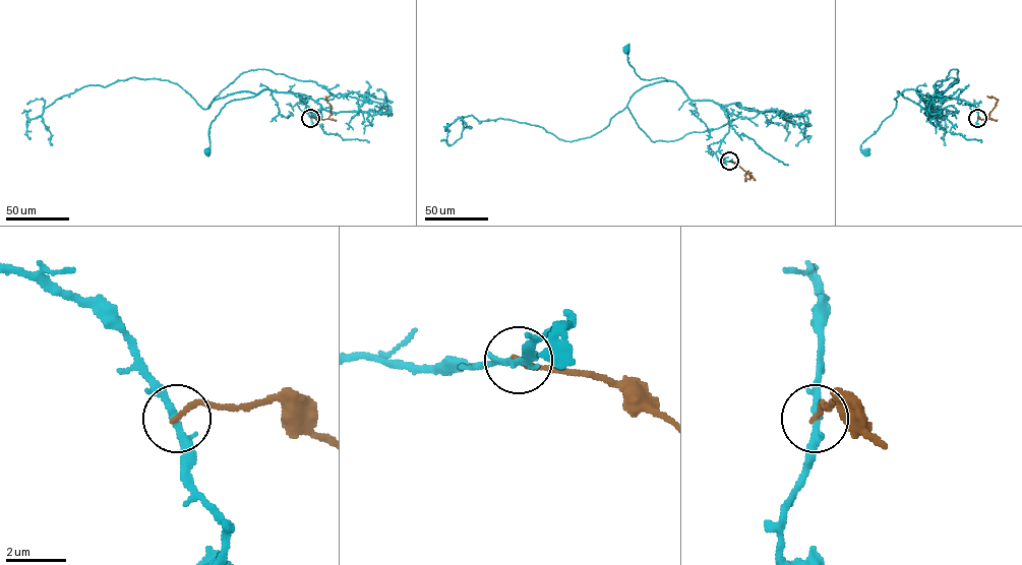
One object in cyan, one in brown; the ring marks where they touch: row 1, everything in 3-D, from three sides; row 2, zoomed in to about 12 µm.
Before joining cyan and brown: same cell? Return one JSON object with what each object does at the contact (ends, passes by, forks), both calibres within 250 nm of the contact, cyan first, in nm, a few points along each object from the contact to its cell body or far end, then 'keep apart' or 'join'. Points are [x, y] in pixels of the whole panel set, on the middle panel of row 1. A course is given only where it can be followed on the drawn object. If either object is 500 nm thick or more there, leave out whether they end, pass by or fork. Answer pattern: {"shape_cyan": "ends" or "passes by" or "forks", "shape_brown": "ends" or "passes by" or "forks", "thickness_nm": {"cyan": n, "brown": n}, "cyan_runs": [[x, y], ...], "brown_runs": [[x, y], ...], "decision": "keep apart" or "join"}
{"shape_cyan": "forks", "shape_brown": "ends", "thickness_nm": {"cyan": 190, "brown": 190}, "cyan_runs": [[730, 161], [715, 152], [728, 132], [727, 111], [693, 100], [674, 81], [642, 79], [625, 48]], "brown_runs": [[730, 161], [749, 173], [750, 178], [745, 180], [748, 171]], "decision": "keep apart"}

